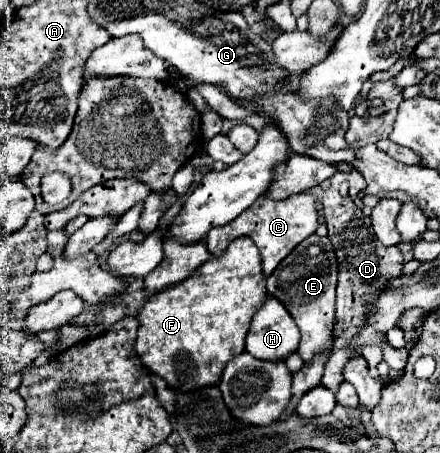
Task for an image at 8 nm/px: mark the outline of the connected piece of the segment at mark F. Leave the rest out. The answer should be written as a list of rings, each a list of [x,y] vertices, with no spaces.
[[[238,237],[228,245],[224,255],[212,257],[210,261],[200,265],[192,277],[146,299],[138,315],[140,329],[136,353],[150,373],[162,377],[168,387],[182,393],[204,389],[206,385],[218,385],[226,363],[244,351],[244,339],[250,329],[250,321],[266,299],[266,275],[262,273],[262,257],[258,253],[258,247],[254,245],[254,241],[250,241],[250,237]]]

